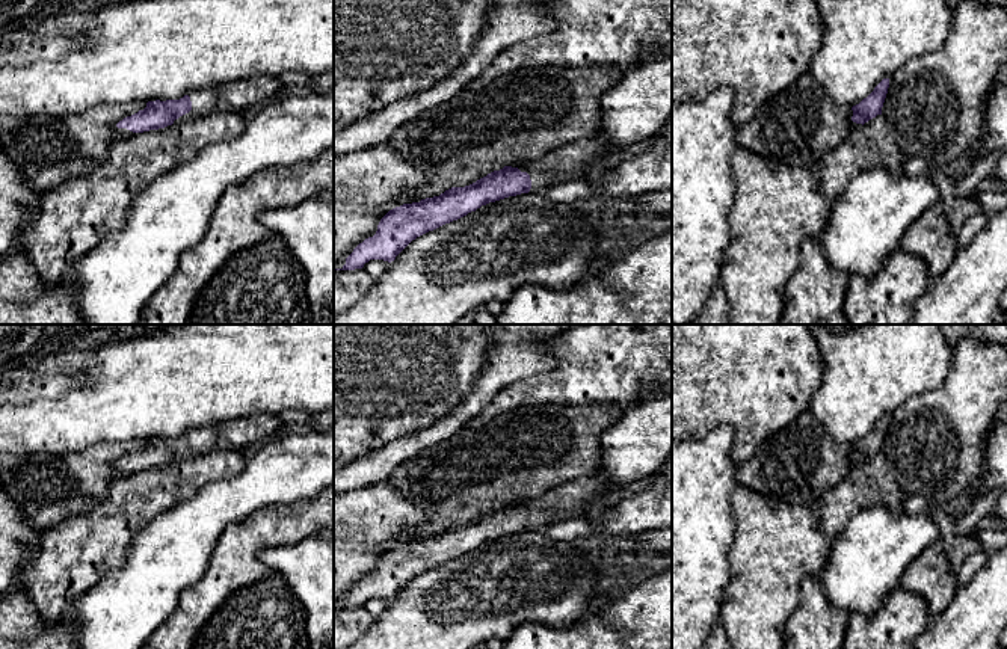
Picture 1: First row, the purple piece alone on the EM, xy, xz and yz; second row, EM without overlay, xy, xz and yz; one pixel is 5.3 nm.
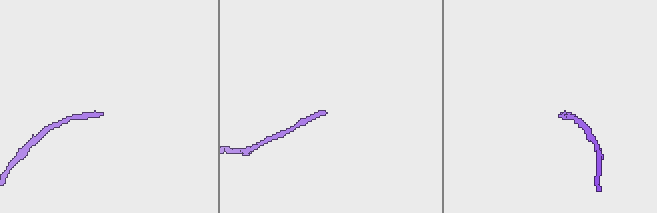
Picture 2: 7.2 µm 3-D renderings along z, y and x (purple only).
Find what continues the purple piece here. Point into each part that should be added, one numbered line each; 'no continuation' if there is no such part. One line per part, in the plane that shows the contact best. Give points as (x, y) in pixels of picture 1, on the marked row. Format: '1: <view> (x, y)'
1: xy (237, 95)

